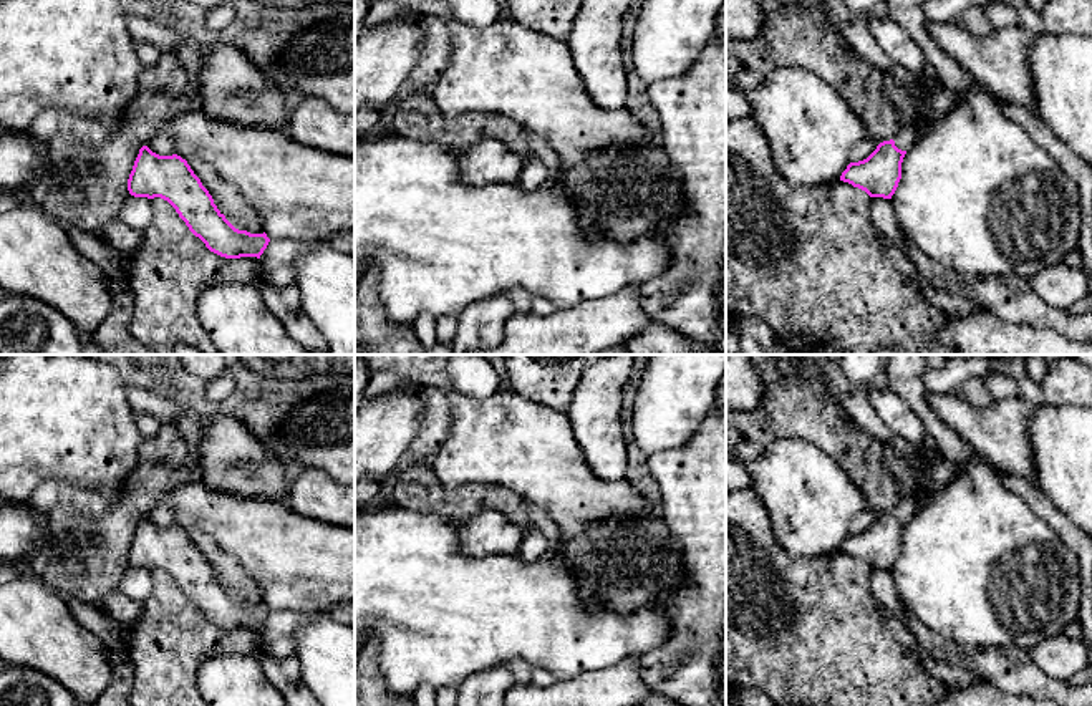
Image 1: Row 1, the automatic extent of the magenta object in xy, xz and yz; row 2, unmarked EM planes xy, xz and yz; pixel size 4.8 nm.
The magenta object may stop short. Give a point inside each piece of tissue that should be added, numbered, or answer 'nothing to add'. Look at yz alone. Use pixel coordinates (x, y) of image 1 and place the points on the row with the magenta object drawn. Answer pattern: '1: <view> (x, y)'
1: yz (913, 105)

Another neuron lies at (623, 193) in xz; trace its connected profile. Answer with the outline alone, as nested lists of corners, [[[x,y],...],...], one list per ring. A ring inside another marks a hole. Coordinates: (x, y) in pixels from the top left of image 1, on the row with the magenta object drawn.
[[[660,139],[595,151],[558,176],[588,239],[631,242],[666,234],[684,214],[681,182]]]

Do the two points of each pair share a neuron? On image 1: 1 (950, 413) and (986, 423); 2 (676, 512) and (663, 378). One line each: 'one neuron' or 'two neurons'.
1: one neuron
2: two neurons

